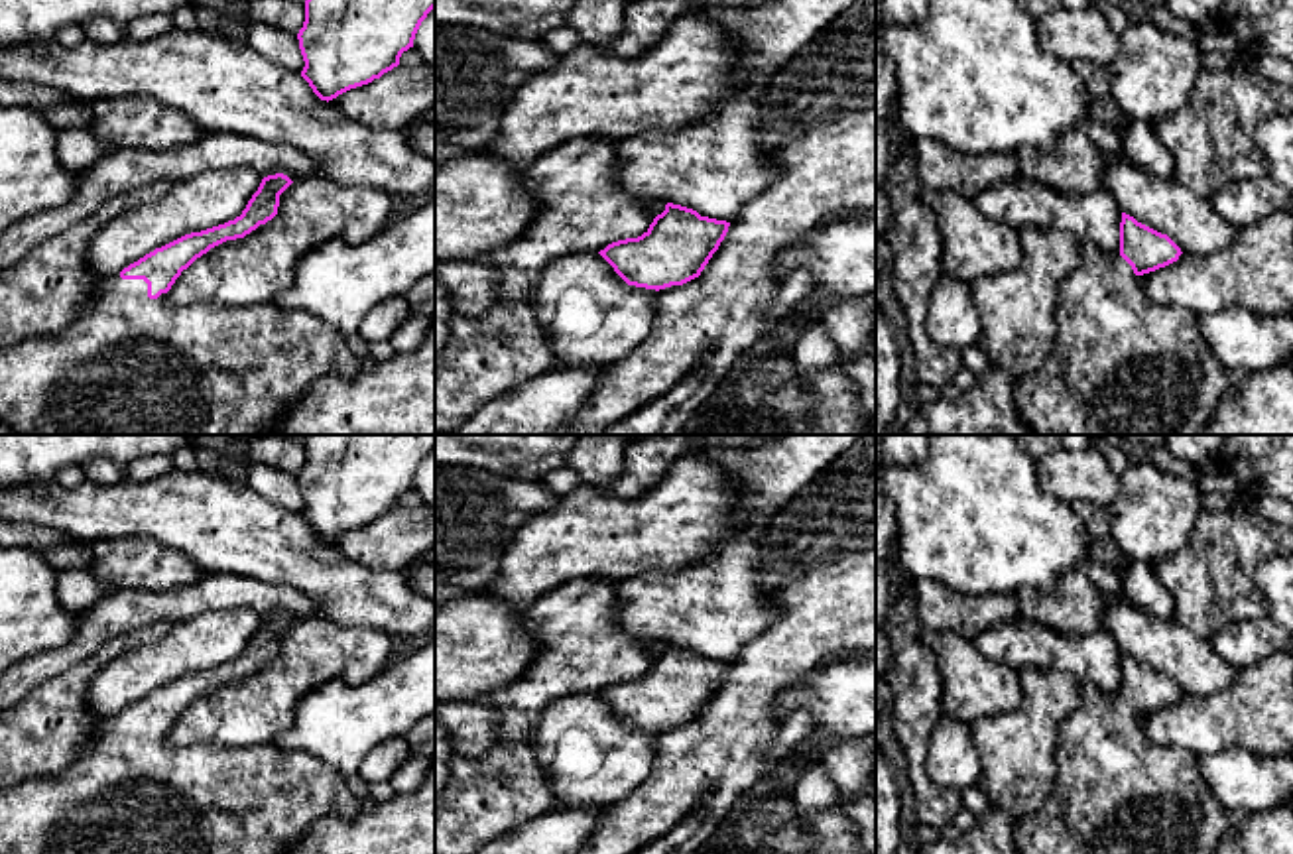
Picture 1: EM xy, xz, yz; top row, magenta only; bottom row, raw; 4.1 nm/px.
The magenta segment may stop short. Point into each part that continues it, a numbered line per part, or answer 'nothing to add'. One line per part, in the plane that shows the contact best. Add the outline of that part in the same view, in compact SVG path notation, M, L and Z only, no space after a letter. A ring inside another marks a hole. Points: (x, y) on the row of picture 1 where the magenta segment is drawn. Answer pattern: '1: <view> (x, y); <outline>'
1: xy (130, 365); M114 274L100 281L98 297L63 333L35 336L0 350L0 423L14 435L279 435L279 427L293 403L323 376L356 378L362 372L360 360L350 350L346 336L323 319L299 311L281 309L276 303L256 307L220 307L211 301L173 307L167 293L148 297L144 279L122 279Z

